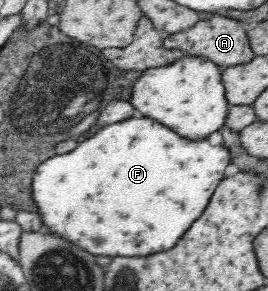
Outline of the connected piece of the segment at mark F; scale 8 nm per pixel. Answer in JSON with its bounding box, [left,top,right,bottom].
[31,116,230,257]

